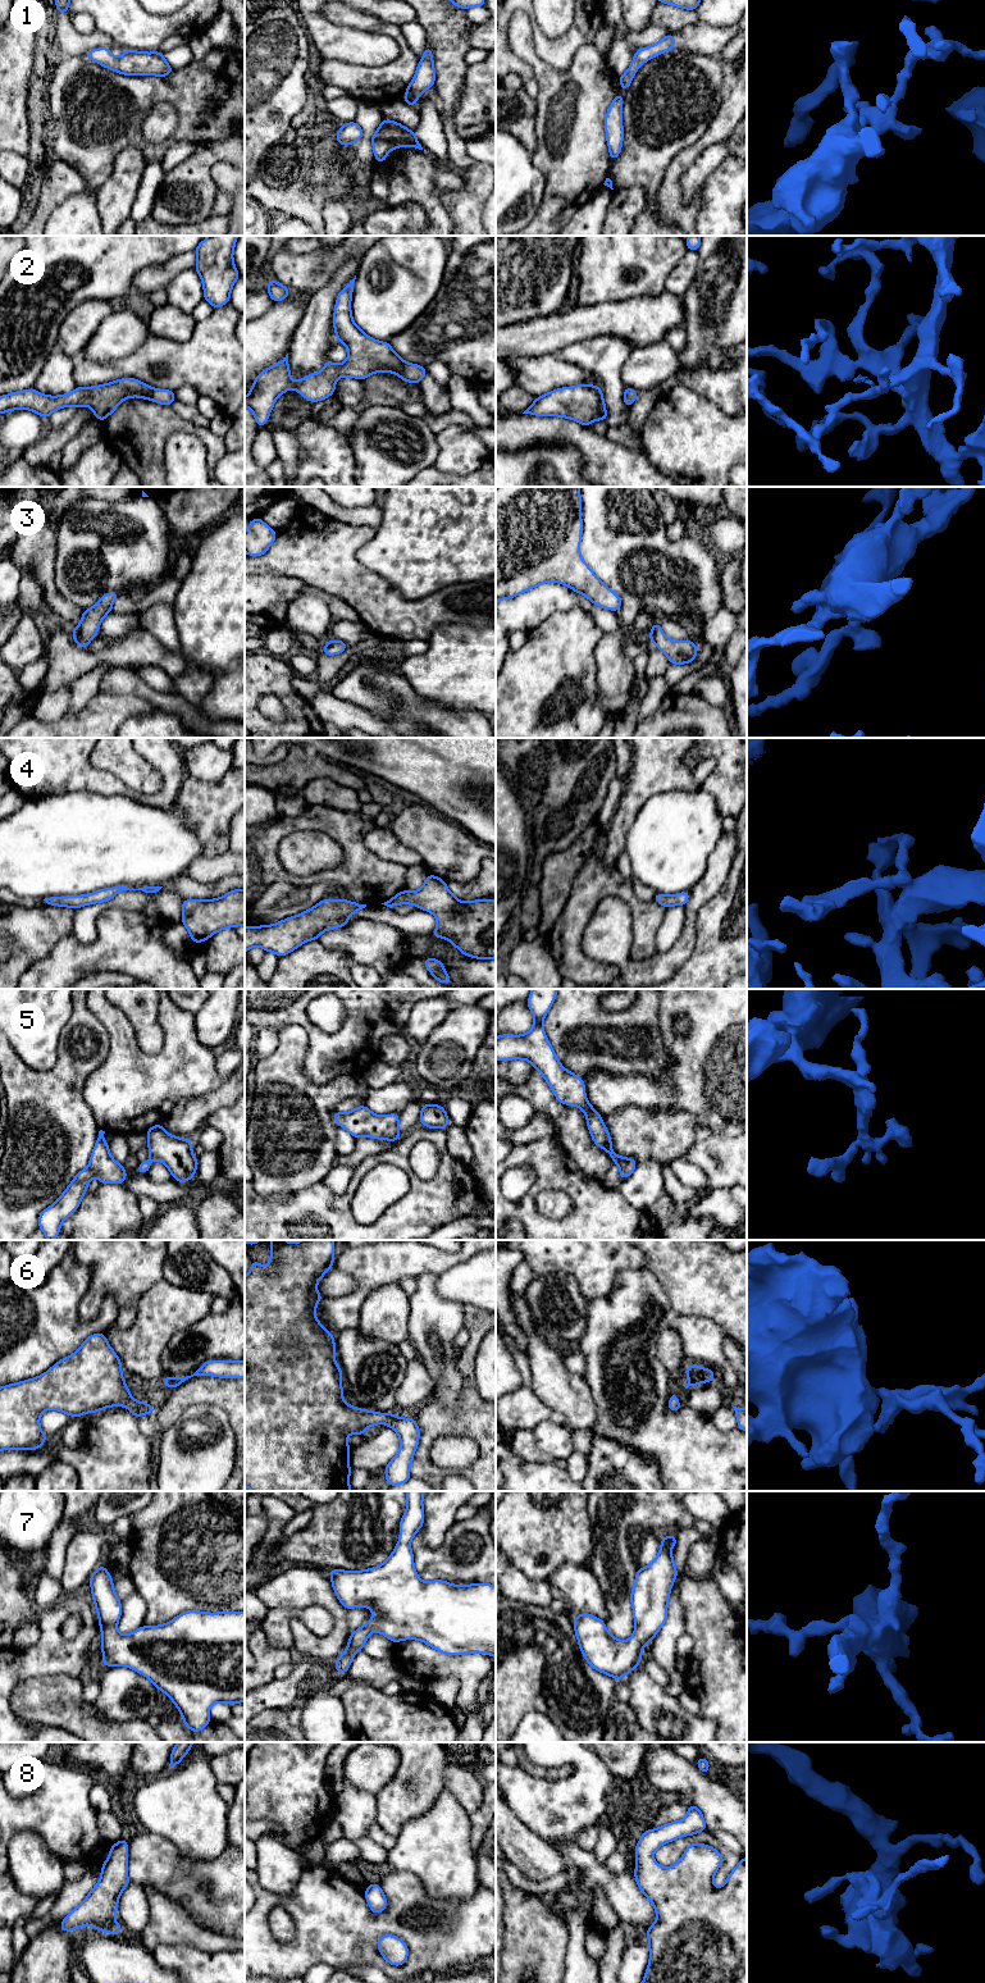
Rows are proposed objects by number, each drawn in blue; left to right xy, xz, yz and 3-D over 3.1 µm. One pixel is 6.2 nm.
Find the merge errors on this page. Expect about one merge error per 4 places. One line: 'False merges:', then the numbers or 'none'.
False merges: none

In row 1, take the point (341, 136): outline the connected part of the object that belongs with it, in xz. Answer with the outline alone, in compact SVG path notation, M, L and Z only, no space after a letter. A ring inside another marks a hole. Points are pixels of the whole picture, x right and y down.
M356 122L342 124L342 128L336 133L336 140L342 146L348 146L352 142L357 143L364 136L362 128Z

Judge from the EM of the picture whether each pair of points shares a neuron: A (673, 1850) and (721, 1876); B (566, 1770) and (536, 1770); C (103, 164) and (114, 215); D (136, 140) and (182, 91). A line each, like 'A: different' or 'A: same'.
A: same
B: same
C: different
D: same

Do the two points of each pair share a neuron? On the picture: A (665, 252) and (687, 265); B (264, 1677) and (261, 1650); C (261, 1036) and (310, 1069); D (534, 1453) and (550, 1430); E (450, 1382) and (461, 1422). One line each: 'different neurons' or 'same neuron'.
A: different neurons
B: same neuron
C: different neurons
D: different neurons
E: different neurons

